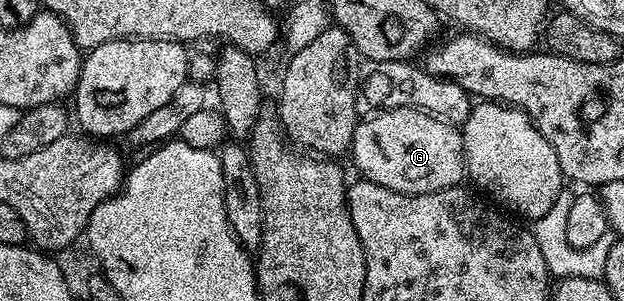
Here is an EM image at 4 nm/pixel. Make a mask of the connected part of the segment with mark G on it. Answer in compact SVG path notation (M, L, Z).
M382 109L362 120L353 130L351 158L360 176L366 181L379 183L396 193L430 193L451 189L462 184L465 172L465 148L458 126L442 121L423 109Z

